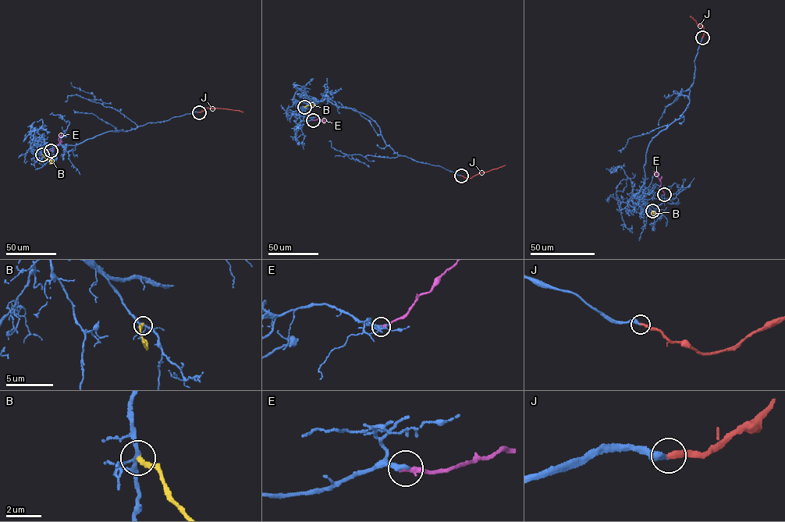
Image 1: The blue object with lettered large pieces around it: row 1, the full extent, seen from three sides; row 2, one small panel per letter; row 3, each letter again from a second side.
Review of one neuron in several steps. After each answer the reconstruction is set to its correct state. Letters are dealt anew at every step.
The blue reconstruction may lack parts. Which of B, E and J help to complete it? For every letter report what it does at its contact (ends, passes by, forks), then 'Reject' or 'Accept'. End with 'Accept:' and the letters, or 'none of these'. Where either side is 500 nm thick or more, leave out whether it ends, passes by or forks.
B: It ends there. Reject
E: It ends there. Accept
J: It ends there. Accept
Accept: E, J

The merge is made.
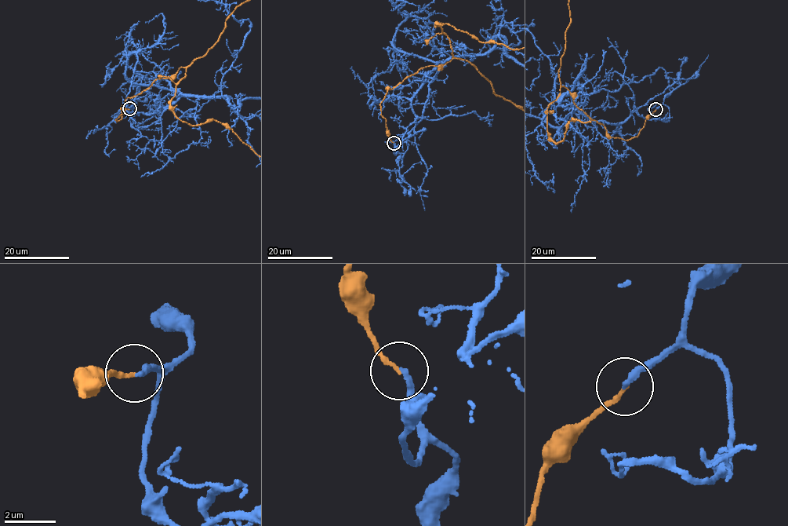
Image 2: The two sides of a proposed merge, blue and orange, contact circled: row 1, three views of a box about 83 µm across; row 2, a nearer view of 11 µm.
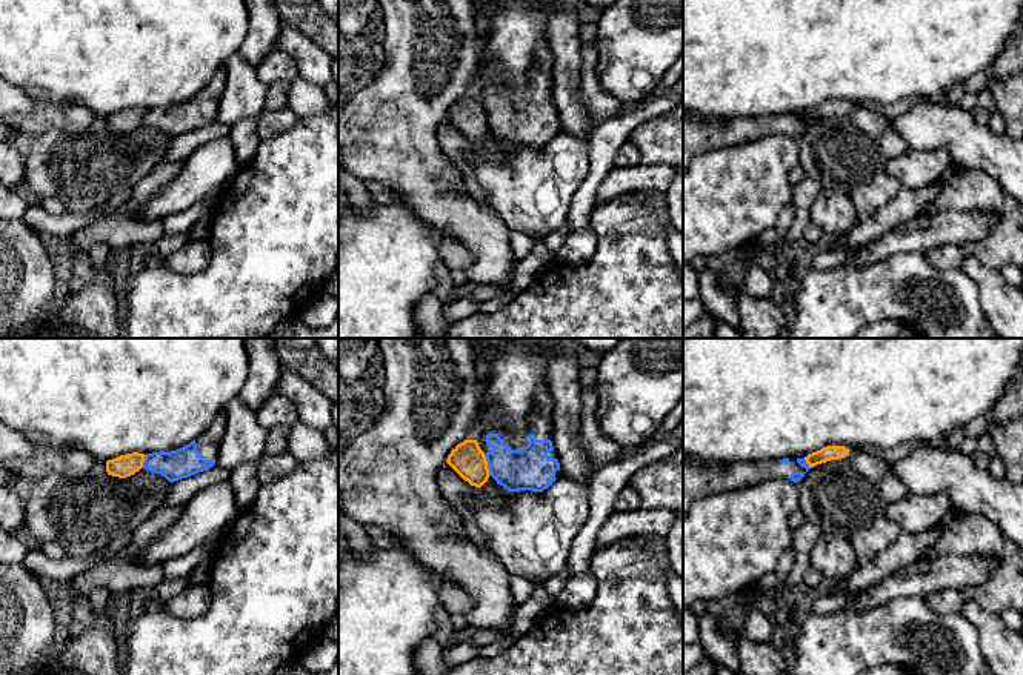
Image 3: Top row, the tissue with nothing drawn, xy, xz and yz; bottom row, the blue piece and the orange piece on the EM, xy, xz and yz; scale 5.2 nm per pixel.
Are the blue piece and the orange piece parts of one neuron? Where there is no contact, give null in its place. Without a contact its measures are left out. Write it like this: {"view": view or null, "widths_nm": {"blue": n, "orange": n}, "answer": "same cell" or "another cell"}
{"view": "xz", "widths_nm": {"blue": 220, "orange": 180}, "answer": "another cell"}

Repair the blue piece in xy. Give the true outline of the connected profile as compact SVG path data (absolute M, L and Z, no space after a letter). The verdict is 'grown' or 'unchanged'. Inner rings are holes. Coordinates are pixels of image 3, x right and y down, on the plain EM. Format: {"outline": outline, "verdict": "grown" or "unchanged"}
{"outline": "M194 95L177 106L146 109L143 125L160 129L174 138L203 128L214 120L215 115L205 115L203 111L197 108L197 98Z", "verdict": "unchanged"}

